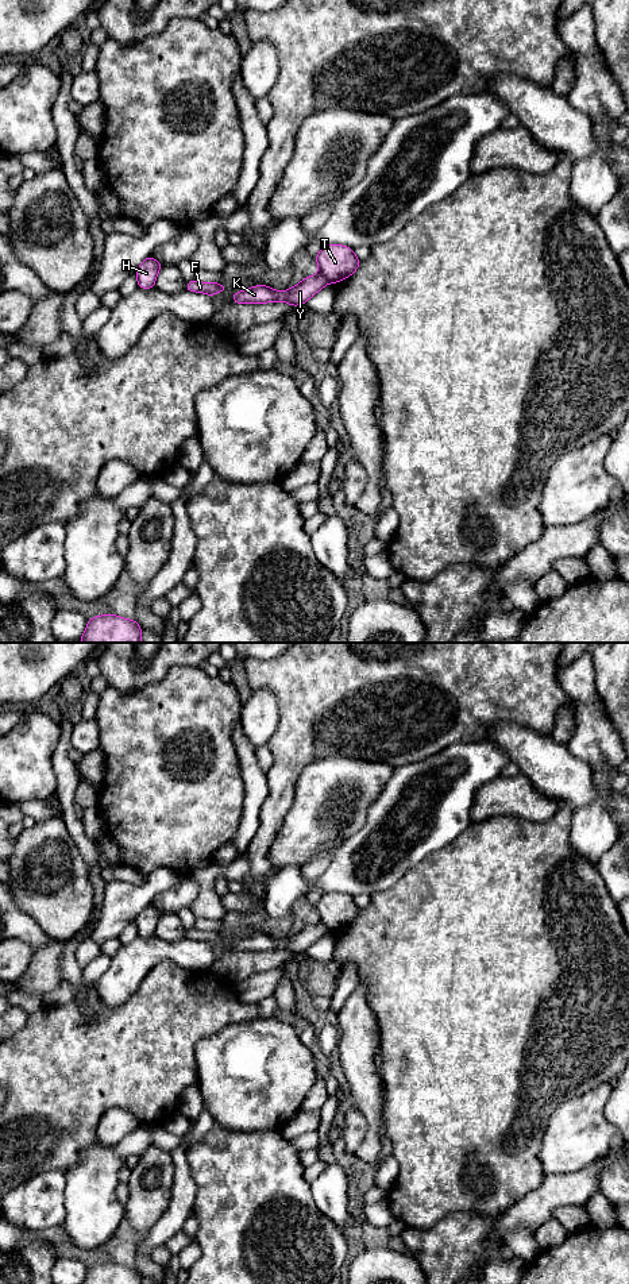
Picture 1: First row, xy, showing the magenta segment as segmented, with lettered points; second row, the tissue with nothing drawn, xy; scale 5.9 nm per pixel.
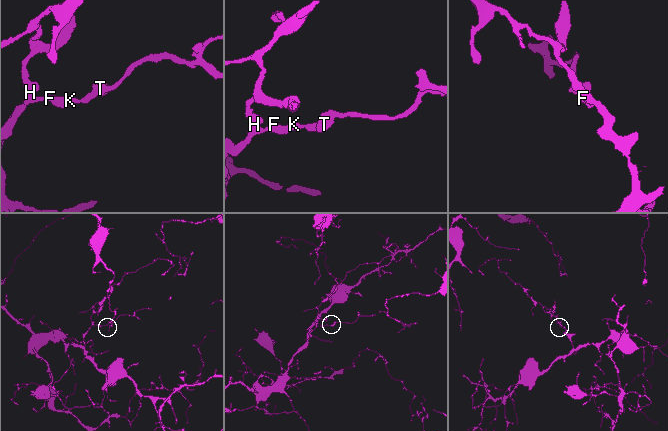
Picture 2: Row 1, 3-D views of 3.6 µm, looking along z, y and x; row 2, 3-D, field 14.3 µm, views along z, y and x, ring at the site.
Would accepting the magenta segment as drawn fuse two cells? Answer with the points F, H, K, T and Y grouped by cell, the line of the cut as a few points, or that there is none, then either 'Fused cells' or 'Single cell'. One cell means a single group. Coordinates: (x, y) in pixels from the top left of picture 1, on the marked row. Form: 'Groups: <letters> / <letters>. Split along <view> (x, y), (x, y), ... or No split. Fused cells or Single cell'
Groups: F H K Y / T. Split along xy (320, 272), (328, 282). Fused cells

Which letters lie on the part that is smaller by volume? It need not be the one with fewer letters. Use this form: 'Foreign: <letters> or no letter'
Foreign: T

